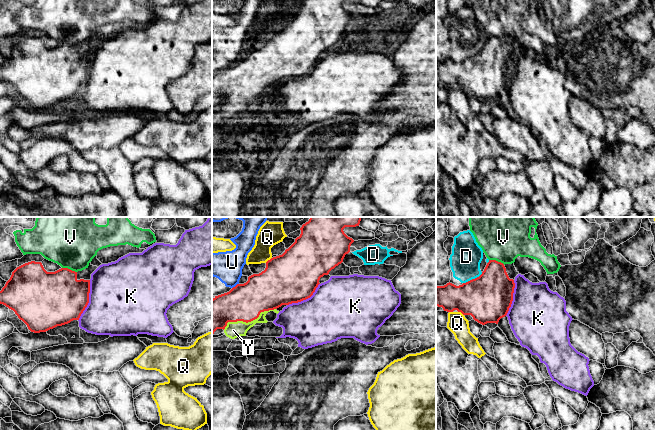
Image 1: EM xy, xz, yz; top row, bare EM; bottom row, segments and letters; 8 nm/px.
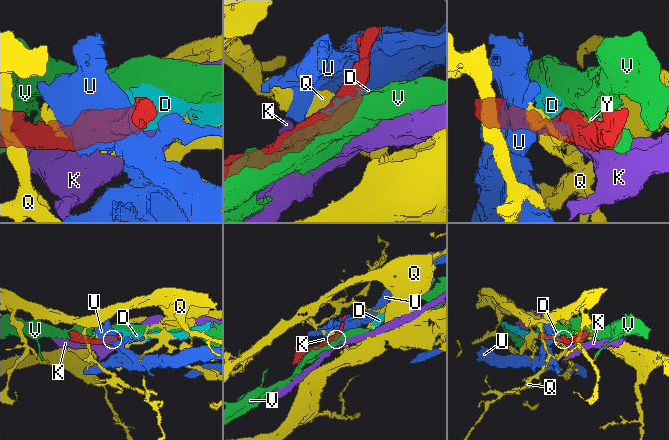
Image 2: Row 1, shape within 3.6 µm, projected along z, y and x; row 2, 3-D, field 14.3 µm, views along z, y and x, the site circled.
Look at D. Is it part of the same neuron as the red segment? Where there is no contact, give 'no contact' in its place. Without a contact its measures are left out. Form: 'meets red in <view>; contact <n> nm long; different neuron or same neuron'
meets red in yz; contact 180 nm long; different neuron

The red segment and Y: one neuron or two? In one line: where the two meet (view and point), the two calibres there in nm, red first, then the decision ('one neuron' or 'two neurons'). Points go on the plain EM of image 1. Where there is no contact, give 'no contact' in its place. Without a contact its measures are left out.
meets red in xz at (248, 97); 300 nm thick on the red side, 130 nm on the other; one neuron

